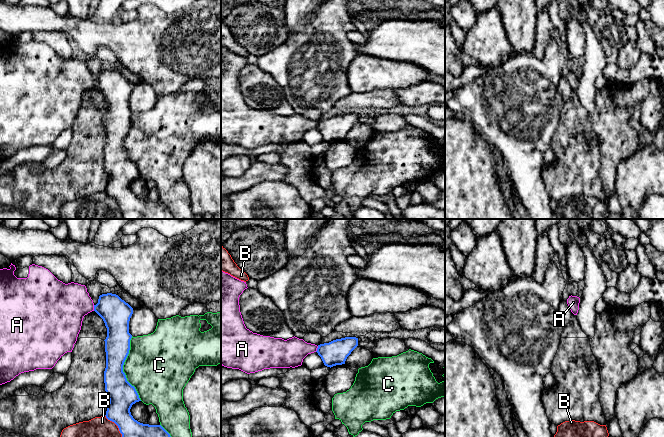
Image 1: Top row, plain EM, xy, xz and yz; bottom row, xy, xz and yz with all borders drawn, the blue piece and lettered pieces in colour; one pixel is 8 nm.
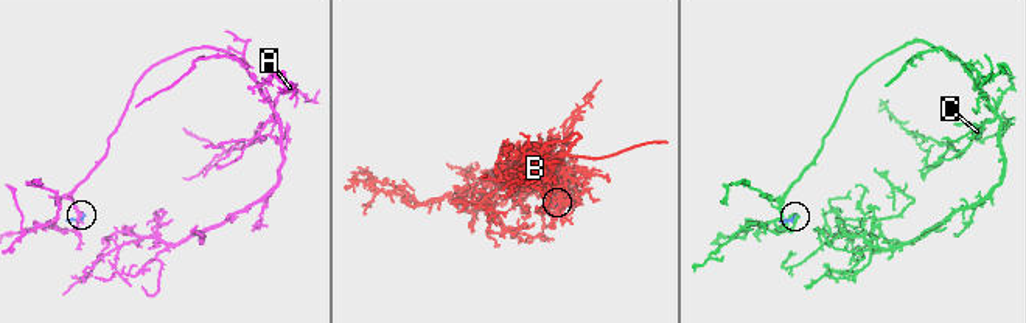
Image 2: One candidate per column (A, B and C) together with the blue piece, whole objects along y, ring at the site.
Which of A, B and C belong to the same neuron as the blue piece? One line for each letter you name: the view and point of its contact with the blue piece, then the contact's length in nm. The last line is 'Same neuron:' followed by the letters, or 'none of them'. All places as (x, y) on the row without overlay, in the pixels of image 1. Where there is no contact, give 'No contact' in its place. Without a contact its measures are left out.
Same neuron: none of them

